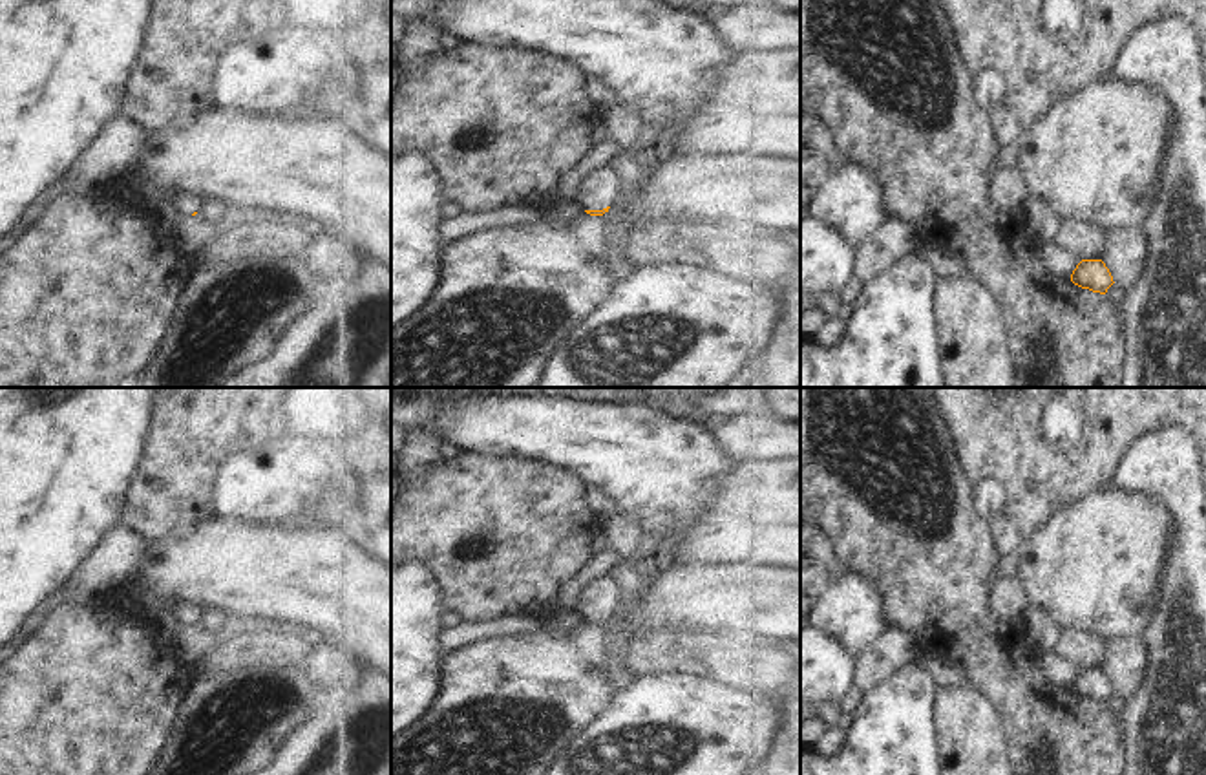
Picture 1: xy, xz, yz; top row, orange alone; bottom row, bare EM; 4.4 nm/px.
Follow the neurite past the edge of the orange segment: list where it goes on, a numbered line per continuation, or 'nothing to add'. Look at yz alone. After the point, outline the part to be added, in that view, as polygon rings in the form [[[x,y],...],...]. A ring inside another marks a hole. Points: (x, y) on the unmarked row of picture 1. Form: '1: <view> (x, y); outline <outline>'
nothing to add

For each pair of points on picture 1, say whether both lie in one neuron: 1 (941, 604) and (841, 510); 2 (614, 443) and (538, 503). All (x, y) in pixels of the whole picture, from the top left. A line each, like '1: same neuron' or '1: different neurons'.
1: same neuron
2: different neurons

